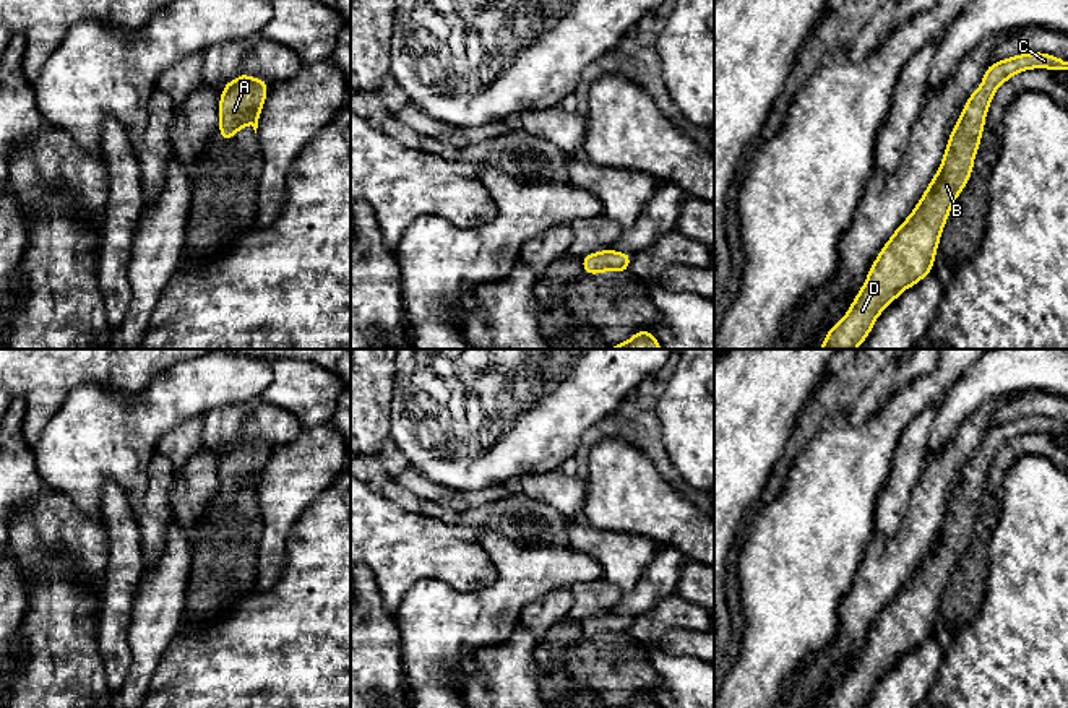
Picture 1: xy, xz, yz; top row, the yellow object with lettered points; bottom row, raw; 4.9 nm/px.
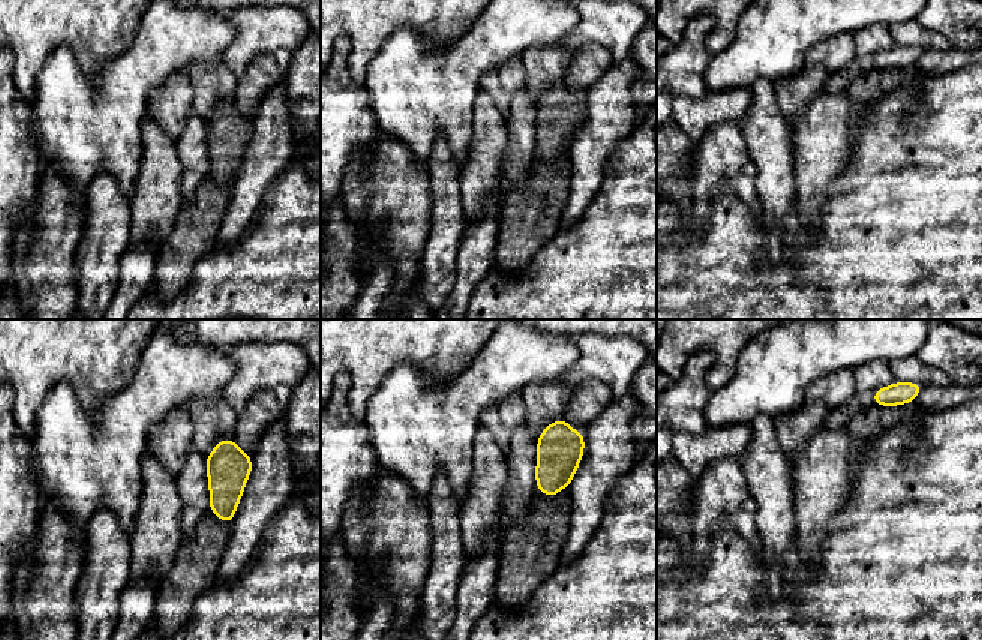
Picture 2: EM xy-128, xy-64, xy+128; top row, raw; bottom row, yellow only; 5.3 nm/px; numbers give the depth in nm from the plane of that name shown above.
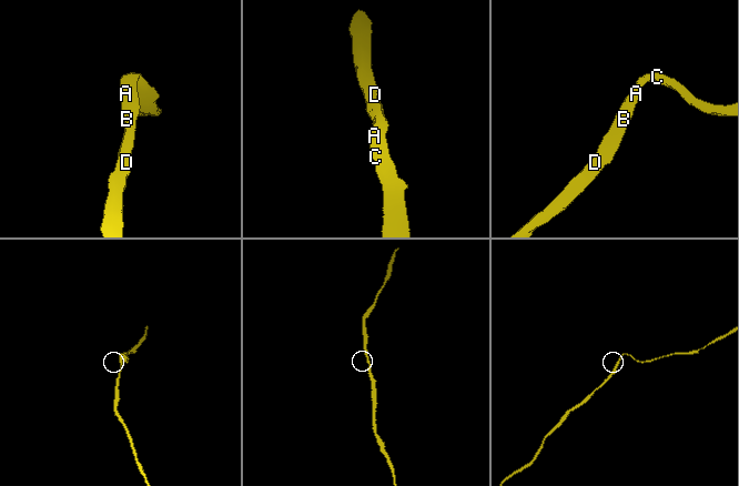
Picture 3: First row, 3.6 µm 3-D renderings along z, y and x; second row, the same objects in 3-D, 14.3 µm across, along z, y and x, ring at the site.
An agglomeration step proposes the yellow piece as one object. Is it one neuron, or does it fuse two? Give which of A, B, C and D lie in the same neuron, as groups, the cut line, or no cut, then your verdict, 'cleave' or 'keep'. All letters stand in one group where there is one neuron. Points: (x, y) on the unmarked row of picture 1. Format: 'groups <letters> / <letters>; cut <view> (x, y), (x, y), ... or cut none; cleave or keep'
groups A B C D; cut none; keep

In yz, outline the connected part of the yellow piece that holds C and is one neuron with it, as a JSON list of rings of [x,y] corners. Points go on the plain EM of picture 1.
[[[1026,416],[987,430],[982,448],[972,455],[950,497],[941,528],[922,562],[883,609],[847,677],[829,692],[821,708],[865,706],[883,674],[933,635],[943,591],[974,534],[995,455],[1011,440],[1036,432],[1063,435],[1068,425],[1047,416]]]

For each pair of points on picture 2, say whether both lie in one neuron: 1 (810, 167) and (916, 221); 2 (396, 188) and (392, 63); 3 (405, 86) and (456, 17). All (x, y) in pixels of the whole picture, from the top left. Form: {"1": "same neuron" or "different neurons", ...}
{"1": "different neurons", "2": "different neurons", "3": "different neurons"}

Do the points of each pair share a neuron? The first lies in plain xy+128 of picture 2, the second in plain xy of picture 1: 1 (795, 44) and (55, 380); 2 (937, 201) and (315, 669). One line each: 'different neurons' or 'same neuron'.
1: different neurons
2: same neuron

